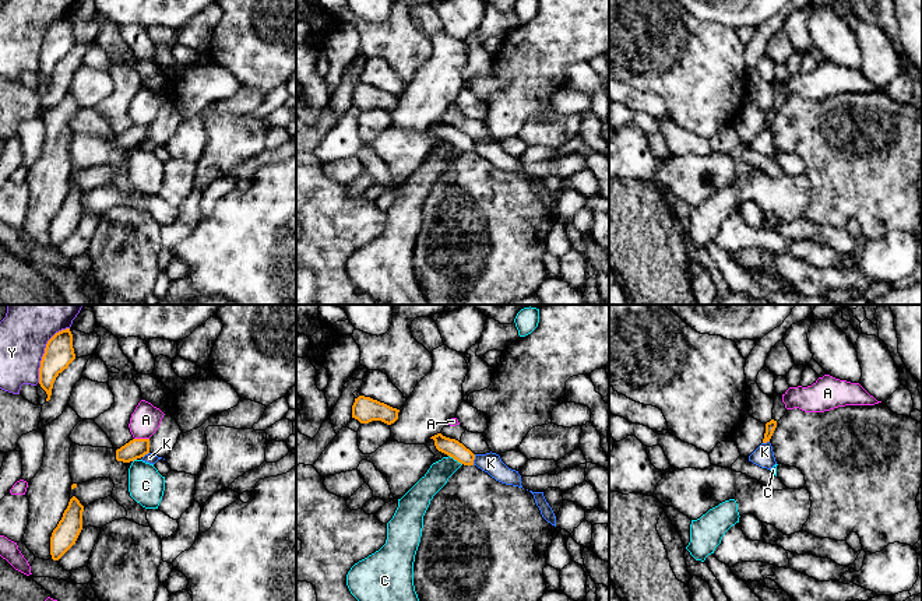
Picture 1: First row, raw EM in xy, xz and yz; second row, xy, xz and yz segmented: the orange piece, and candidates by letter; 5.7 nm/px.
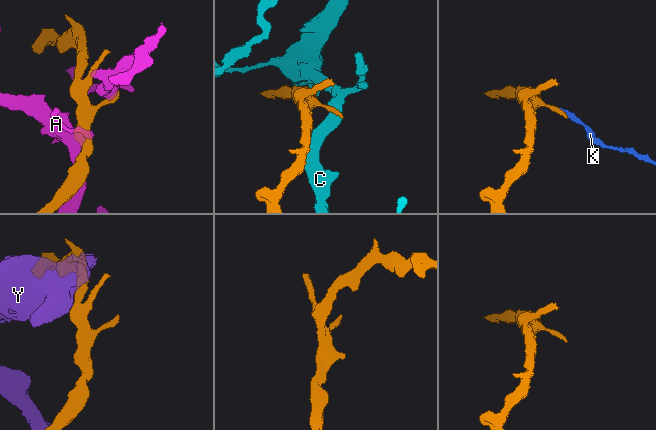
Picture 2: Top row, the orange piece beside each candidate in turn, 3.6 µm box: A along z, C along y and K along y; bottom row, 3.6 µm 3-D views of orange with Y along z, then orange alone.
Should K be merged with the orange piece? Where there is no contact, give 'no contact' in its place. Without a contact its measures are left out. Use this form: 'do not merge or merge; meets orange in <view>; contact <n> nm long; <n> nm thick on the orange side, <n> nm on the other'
do not merge; meets orange in xz; contact 70 nm long; 100 nm thick on the orange side, 120 nm on the other

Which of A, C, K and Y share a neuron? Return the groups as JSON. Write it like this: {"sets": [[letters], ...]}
{"sets": [["A"], ["C"], ["K"], ["Y"]]}

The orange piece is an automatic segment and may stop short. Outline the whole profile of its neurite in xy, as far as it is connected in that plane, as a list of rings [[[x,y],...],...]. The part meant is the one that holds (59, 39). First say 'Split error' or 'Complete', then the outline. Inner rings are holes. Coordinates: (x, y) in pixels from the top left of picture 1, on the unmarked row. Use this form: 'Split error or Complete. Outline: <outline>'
Complete. Outline: [[[70,15],[56,20],[46,31],[39,55],[39,71],[50,87],[56,64],[75,46]]]

